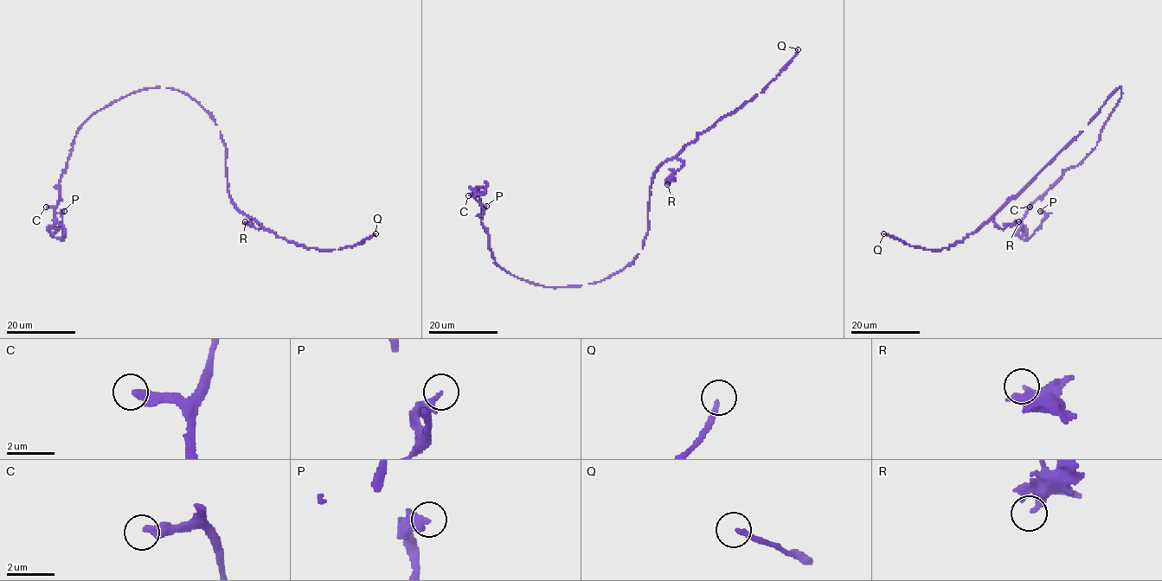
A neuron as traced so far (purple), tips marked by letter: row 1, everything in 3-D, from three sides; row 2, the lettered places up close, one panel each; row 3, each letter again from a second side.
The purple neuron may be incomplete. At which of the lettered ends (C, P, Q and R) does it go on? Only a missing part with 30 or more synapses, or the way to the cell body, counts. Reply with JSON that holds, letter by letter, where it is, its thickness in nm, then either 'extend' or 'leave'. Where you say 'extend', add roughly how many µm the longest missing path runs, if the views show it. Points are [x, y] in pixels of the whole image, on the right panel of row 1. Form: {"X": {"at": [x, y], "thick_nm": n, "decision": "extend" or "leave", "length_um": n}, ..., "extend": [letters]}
{"C": {"at": [1030, 207], "thick_nm": 380, "decision": "leave"}, "P": {"at": [1040, 211], "thick_nm": 360, "decision": "leave"}, "Q": {"at": [883, 233], "thick_nm": 200, "decision": "leave"}, "R": {"at": [1018, 221], "thick_nm": 220, "decision": "leave"}, "extend": []}

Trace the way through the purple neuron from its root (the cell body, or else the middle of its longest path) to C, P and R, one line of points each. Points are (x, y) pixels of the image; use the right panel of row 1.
C: (1105, 102), (1118, 87), (1120, 88), (1120, 98), (1103, 125), (1094, 148), (1076, 165), (1068, 168), (1030, 207)
P: (1105, 102), (1120, 88), (1094, 148), (1029, 208), (1019, 230), (1023, 239), (1045, 218), (1040, 211)
R: (1105, 102), (1082, 130), (993, 216), (993, 222), (1000, 228), (1018, 221)

